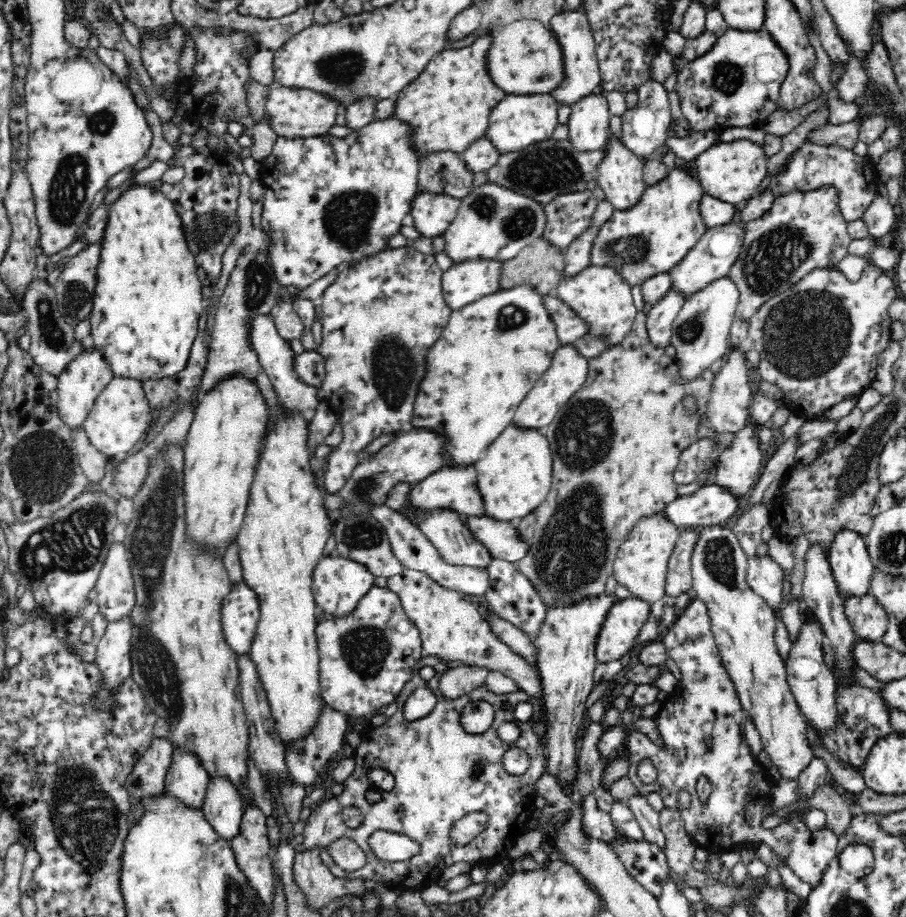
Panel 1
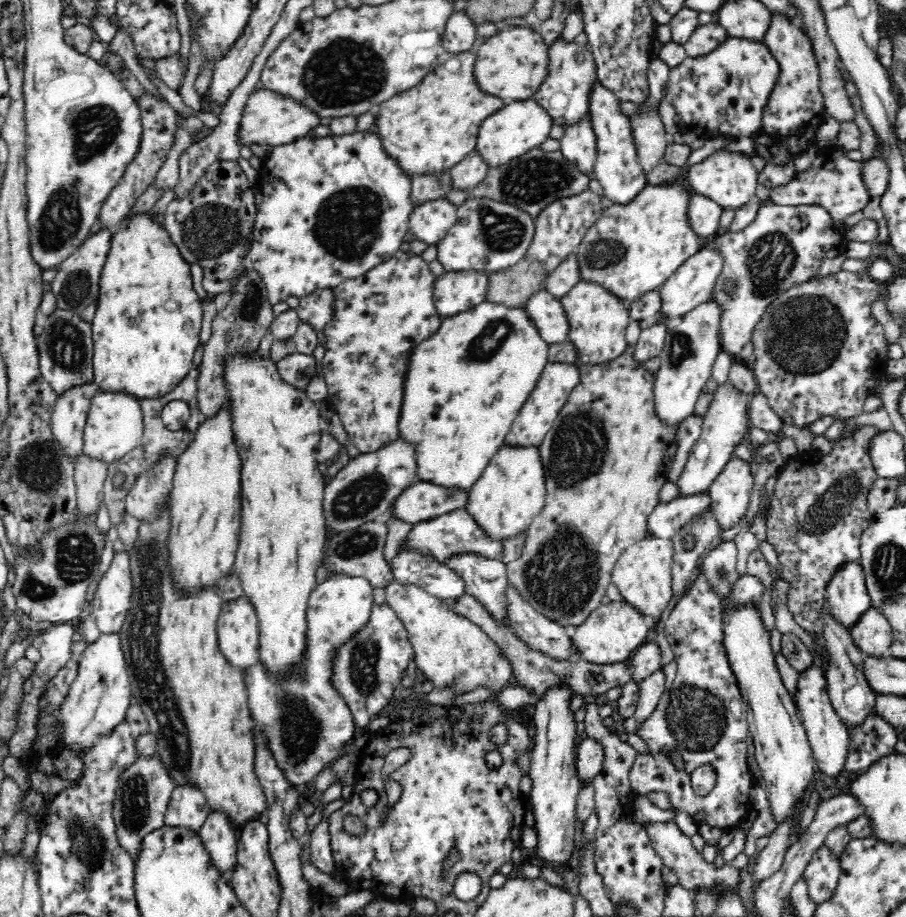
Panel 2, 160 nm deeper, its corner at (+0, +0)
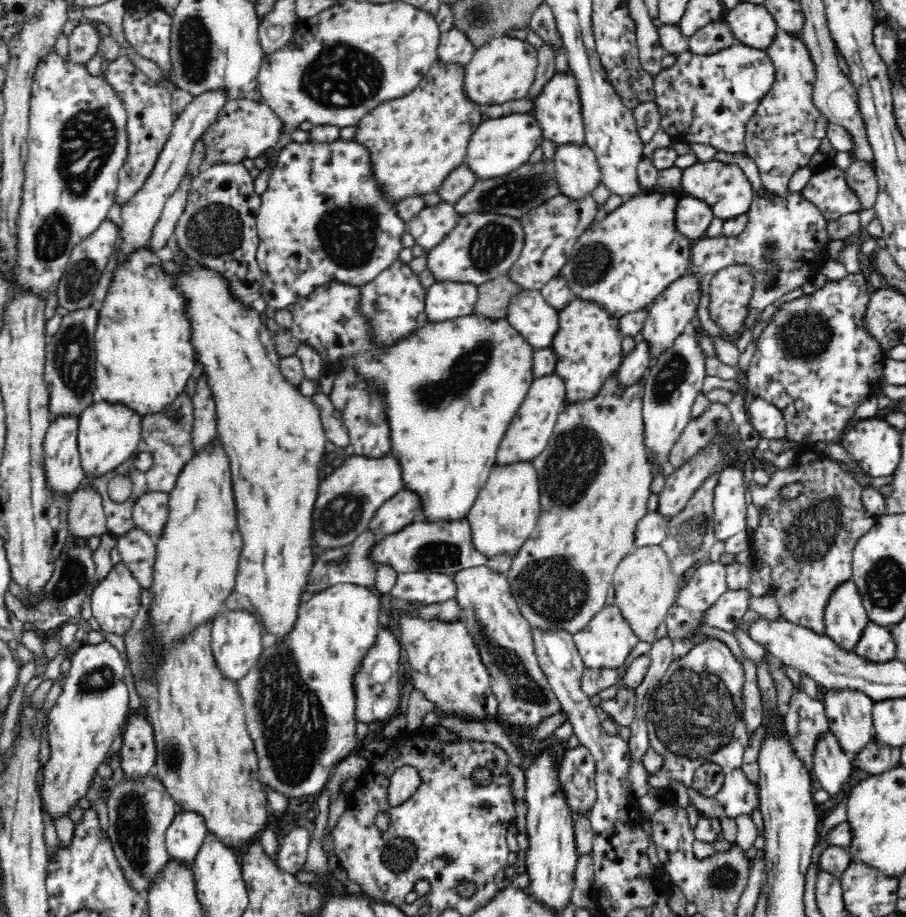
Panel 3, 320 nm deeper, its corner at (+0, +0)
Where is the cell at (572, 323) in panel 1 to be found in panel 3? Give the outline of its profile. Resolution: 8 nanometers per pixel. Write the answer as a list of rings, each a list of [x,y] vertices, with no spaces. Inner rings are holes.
[[[526,289],[517,294],[506,318],[537,349],[552,346],[560,328],[559,311],[546,302],[538,289]]]

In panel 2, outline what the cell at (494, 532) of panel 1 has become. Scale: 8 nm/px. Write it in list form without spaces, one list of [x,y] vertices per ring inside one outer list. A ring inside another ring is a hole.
[[[460,508],[460,510],[454,510],[454,512],[414,524],[407,538],[412,546],[418,547],[422,553],[433,554],[442,562],[445,562],[446,557],[463,551],[478,553],[496,560],[500,560],[504,554],[503,540],[490,537],[486,533],[486,529],[478,525],[466,508]]]

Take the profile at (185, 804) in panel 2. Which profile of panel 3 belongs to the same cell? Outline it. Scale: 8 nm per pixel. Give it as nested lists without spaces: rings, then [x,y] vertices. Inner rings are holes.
[[[176,806],[172,822],[165,832],[165,843],[169,858],[178,861],[194,861],[208,830],[204,815],[195,810]]]

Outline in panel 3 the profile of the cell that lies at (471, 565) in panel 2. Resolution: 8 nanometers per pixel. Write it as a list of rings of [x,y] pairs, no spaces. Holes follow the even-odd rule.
[[[480,565],[457,570],[453,574],[453,579],[457,586],[456,599],[462,605],[462,616],[459,620],[466,623],[474,641],[477,642],[482,661],[489,670],[491,690],[498,698],[499,710],[494,719],[506,725],[535,729],[546,718],[561,711],[561,704],[552,692],[544,672],[540,669],[537,657],[534,655],[531,626],[519,611],[507,579],[507,573],[494,572],[490,566]]]

